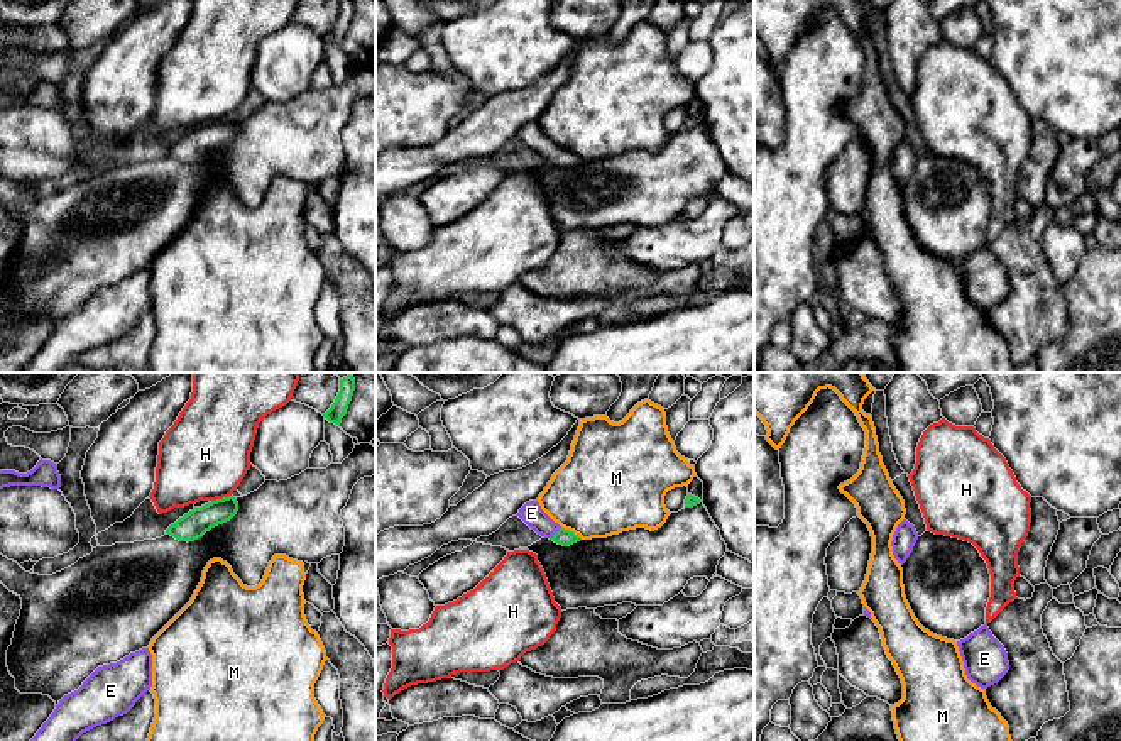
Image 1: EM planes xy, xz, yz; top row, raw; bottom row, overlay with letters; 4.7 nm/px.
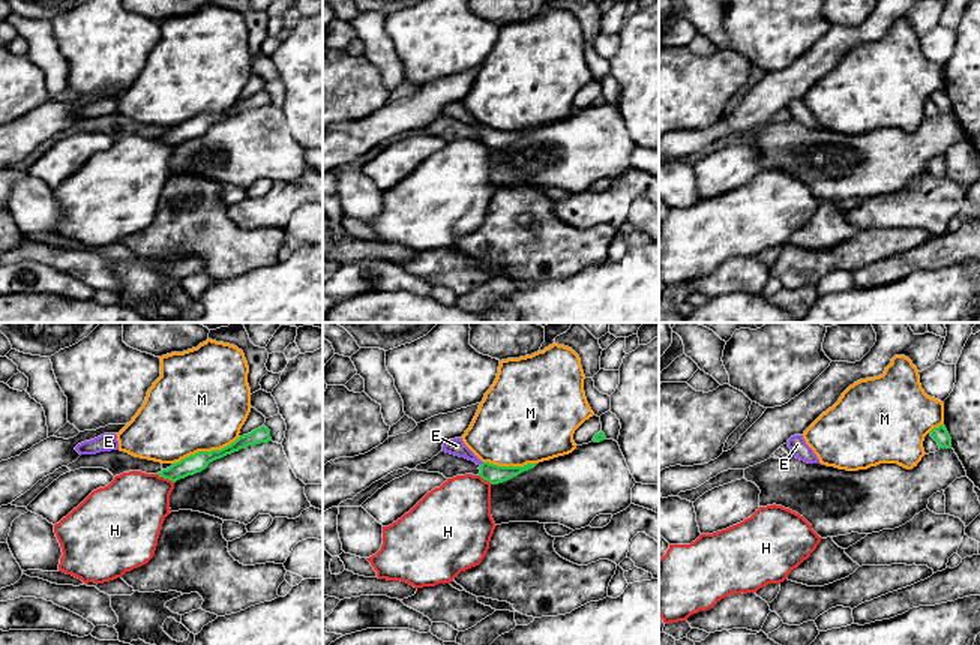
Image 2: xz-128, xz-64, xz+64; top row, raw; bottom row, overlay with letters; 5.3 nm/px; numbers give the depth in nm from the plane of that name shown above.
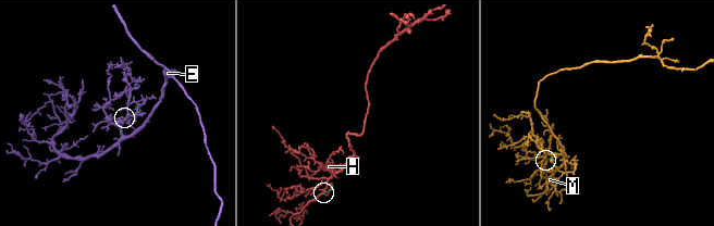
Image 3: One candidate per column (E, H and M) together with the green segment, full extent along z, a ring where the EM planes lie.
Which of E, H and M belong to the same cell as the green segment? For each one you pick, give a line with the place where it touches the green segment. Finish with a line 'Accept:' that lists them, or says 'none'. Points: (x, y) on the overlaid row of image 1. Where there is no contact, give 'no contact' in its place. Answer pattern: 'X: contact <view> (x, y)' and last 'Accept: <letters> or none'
E: contact xz (555, 533)
Accept: E

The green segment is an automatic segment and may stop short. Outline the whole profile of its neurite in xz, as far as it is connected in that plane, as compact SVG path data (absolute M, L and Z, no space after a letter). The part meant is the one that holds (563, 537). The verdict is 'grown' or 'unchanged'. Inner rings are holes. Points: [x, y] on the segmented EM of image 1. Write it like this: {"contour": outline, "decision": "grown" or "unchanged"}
{"contour": "M538 501L526 502L517 516L538 535L553 540L558 545L570 546L582 538L570 530L561 528L555 523L539 506Z", "decision": "grown"}

